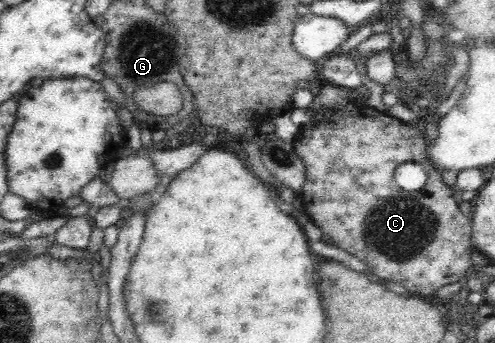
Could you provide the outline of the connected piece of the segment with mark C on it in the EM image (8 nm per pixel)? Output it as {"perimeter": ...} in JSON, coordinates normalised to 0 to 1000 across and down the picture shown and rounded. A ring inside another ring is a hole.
{"perimeter":[[[659,248],[653,251],[646,262],[646,271],[636,283],[632,303],[626,315],[632,324],[632,315],[679,315],[679,312],[695,312],[705,315],[701,324],[695,324],[693,341],[685,347],[689,353],[689,364],[681,370],[681,376],[657,376],[653,370],[653,359],[644,359],[642,364],[624,364],[624,370],[612,370],[612,376],[604,379],[596,394],[596,411],[592,417],[594,437],[600,440],[600,452],[616,469],[616,481],[620,481],[620,534],[616,534],[616,551],[612,551],[612,586],[616,586],[616,598],[620,598],[620,615],[624,615],[624,627],[628,627],[628,638],[636,644],[636,656],[640,662],[648,662],[648,673],[657,679],[657,685],[665,685],[665,697],[669,697],[669,711],[673,717],[681,717],[683,723],[693,726],[693,732],[701,732],[705,743],[713,743],[713,749],[721,749],[725,761],[733,761],[737,773],[741,773],[745,793],[754,802],[760,802],[768,813],[786,813],[804,825],[808,834],[818,837],[822,848],[832,857],[840,857],[842,866],[855,869],[867,857],[879,857],[881,848],[887,848],[895,831],[903,831],[903,825],[923,822],[925,813],[931,813],[935,802],[947,802],[947,796],[956,787],[956,773],[952,767],[952,723],[954,714],[954,650],[949,633],[939,630],[935,618],[927,609],[927,595],[919,574],[915,574],[917,548],[911,548],[899,528],[895,525],[895,513],[887,504],[887,496],[875,490],[875,478],[869,475],[867,464],[861,458],[861,434],[865,417],[859,411],[859,397],[855,397],[855,385],[848,376],[838,370],[838,362],[822,362],[812,356],[802,344],[794,344],[786,332],[774,332],[770,327],[762,327],[754,318],[745,318],[731,303],[715,306],[709,315],[709,286],[705,277],[713,268],[705,259],[689,259],[689,265],[681,265],[679,251]],[[824,469],[842,469],[855,478],[855,487],[865,499],[865,522],[863,534],[842,557],[818,557],[798,534],[798,522],[794,522],[794,499],[798,499],[800,487],[806,487],[812,475]]]}

